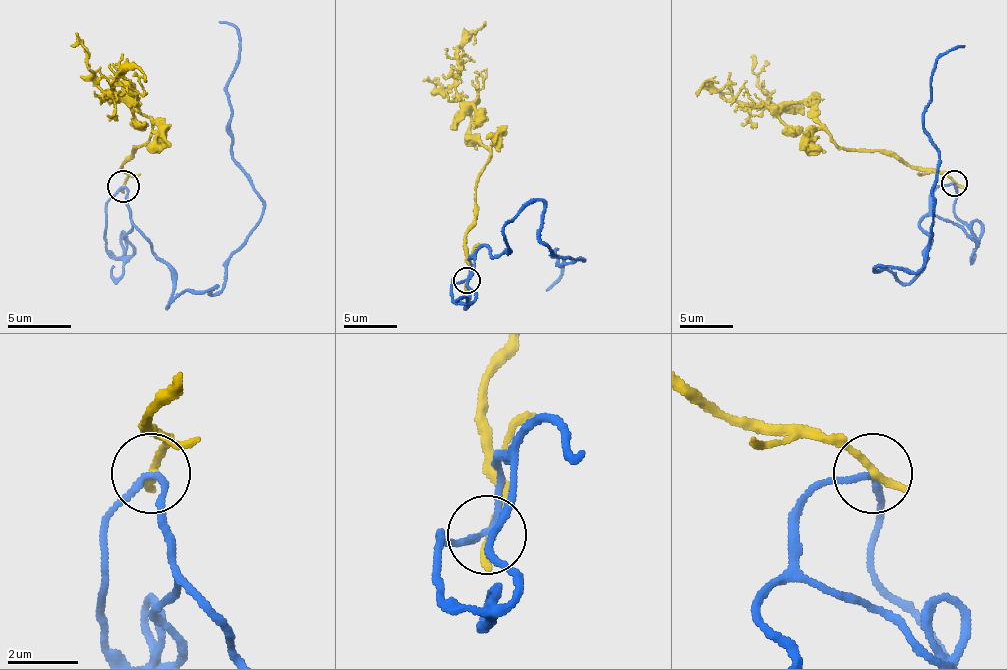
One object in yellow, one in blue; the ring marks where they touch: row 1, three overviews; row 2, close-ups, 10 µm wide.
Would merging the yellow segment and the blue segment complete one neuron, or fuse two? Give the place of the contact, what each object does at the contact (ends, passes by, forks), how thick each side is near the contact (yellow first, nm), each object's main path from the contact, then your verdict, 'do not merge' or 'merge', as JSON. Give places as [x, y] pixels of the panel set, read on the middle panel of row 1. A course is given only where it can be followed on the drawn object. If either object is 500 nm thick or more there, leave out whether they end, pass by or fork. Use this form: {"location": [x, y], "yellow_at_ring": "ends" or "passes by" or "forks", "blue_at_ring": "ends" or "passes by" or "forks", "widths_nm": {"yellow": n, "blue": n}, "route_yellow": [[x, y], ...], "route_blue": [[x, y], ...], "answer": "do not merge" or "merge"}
{"location": [466, 280], "yellow_at_ring": "ends", "blue_at_ring": "passes by", "widths_nm": {"yellow": 280, "blue": 170}, "route_yellow": [[466, 280], [466, 232], [490, 152], [471, 130], [471, 104], [455, 82], [458, 50], [484, 24]], "route_blue": [[466, 280], [540, 200], [543, 242], [583, 258], [556, 264], [556, 250], [546, 290]], "answer": "do not merge"}

